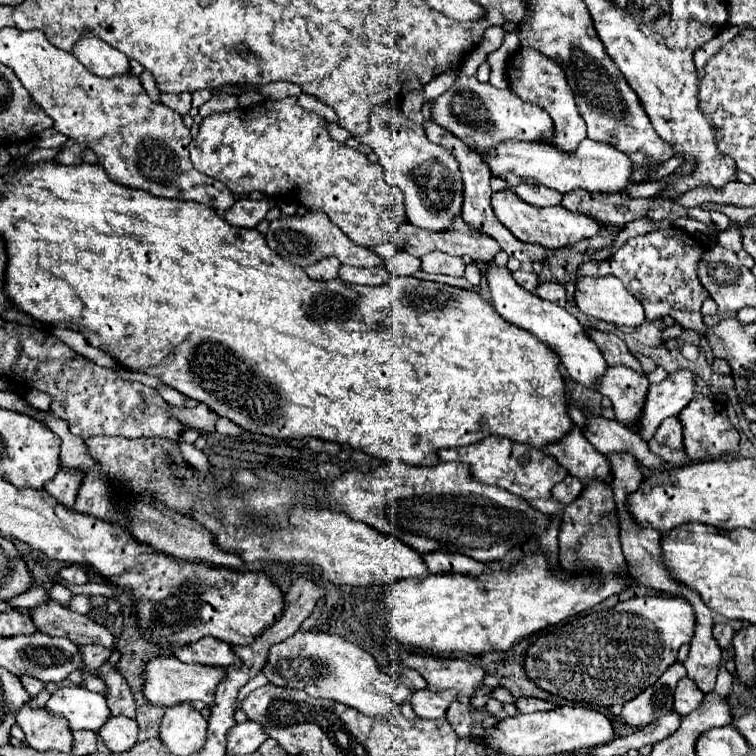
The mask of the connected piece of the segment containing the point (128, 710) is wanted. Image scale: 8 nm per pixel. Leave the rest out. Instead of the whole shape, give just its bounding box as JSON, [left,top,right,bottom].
[96,660,136,718]

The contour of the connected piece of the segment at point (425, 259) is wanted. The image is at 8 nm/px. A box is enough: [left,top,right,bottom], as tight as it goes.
[422,252,466,276]

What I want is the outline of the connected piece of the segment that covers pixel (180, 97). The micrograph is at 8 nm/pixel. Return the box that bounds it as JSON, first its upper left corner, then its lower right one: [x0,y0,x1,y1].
[160,92,192,114]

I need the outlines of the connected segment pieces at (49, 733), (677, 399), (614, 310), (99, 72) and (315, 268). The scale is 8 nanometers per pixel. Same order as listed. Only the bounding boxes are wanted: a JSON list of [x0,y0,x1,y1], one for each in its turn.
[[16,704,72,752],[630,370,696,442],[574,276,644,326],[72,36,130,78],[306,258,340,280]]

